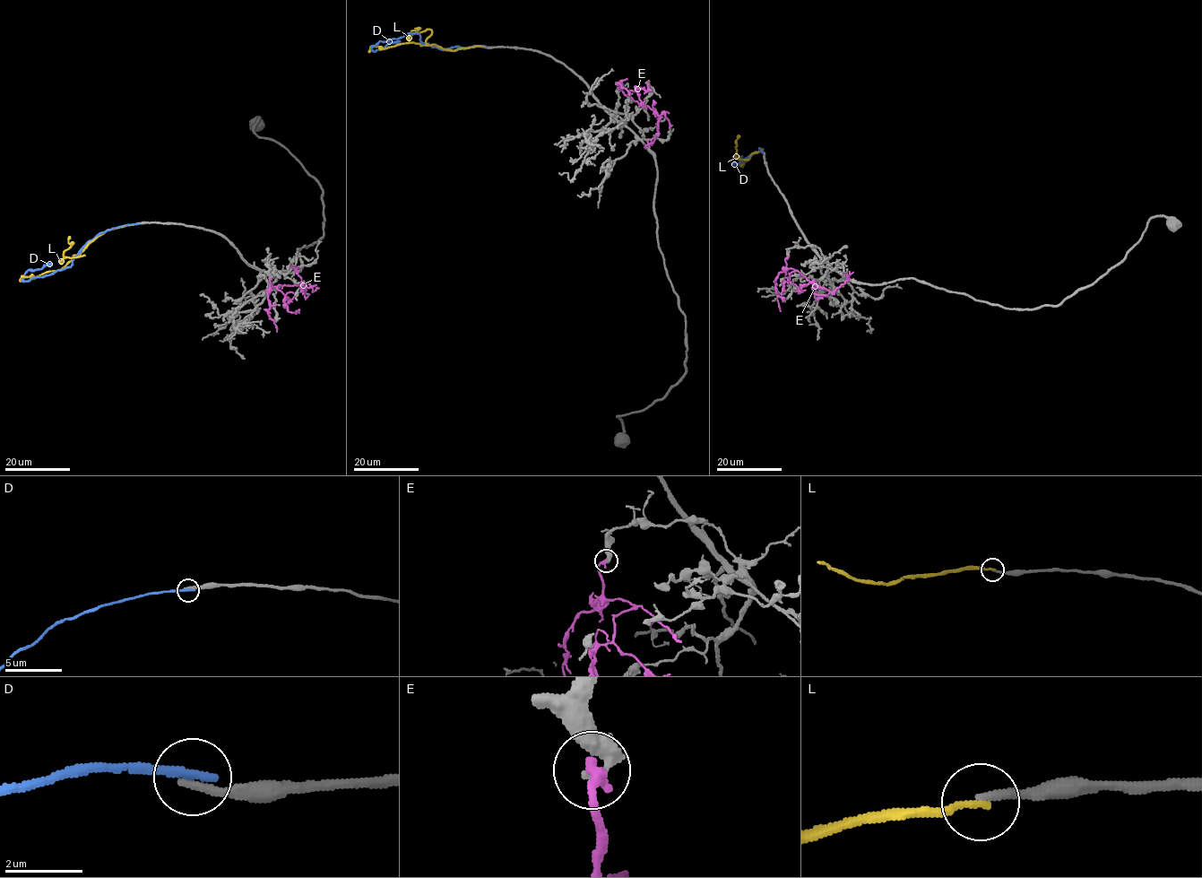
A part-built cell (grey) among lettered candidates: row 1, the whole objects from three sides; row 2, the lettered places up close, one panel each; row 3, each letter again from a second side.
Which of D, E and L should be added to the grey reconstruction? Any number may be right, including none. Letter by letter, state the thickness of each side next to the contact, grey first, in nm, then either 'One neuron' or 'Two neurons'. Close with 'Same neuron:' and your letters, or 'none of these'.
D: Thickness 240 nm (grey) against 280 nm. Two neurons
E: Thickness 300 nm (grey) against 280 nm. Two neurons
L: Thickness 200 nm (grey) against 180 nm. Two neurons
Same neuron: none of these

